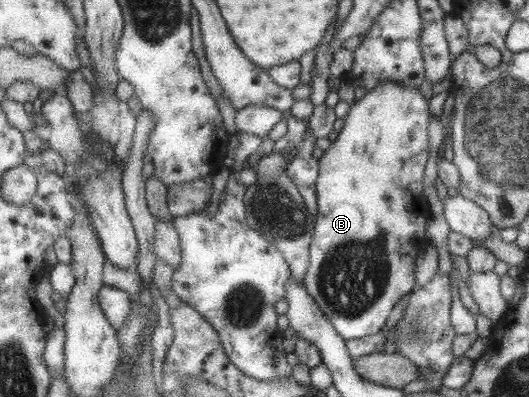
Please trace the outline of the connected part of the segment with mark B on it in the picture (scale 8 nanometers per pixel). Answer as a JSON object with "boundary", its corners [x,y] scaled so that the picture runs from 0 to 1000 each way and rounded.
{"boundary":[[[724,207],[694,229],[681,249],[660,262],[660,275],[648,295],[648,317],[631,353],[624,355],[620,373],[601,401],[601,436],[597,451],[597,519],[599,537],[594,547],[592,592],[582,622],[584,670],[571,713],[580,741],[599,766],[601,781],[622,806],[637,841],[648,856],[681,854],[728,831],[728,809],[745,768],[758,746],[767,743],[784,725],[781,680],[784,650],[798,635],[811,610],[803,592],[809,539],[809,509],[798,489],[800,433],[807,411],[809,388],[809,252],[792,232],[792,222],[766,217],[758,207]]]}

